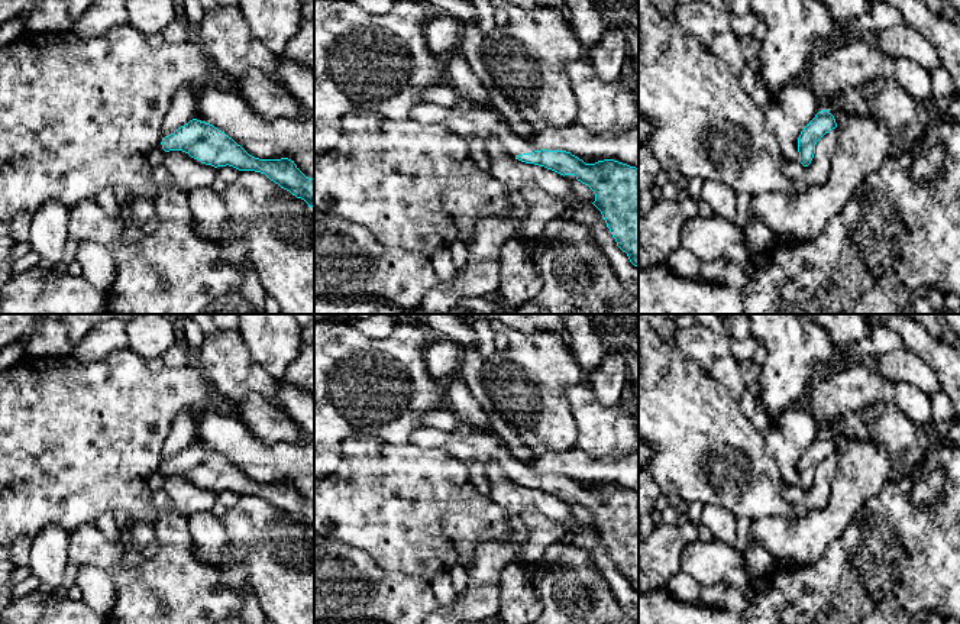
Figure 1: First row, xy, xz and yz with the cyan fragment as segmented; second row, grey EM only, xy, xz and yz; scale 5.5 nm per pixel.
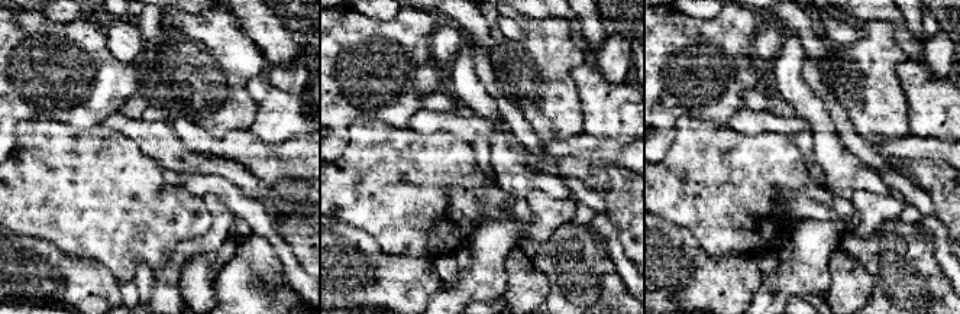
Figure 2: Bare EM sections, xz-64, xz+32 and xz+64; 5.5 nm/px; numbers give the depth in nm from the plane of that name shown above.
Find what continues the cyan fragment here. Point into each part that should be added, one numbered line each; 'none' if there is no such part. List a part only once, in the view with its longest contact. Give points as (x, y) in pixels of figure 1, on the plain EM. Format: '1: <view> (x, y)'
1: xz (477, 448)

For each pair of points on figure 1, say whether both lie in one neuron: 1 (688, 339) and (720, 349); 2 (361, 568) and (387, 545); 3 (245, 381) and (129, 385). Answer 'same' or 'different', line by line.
1: same
2: different
3: different

